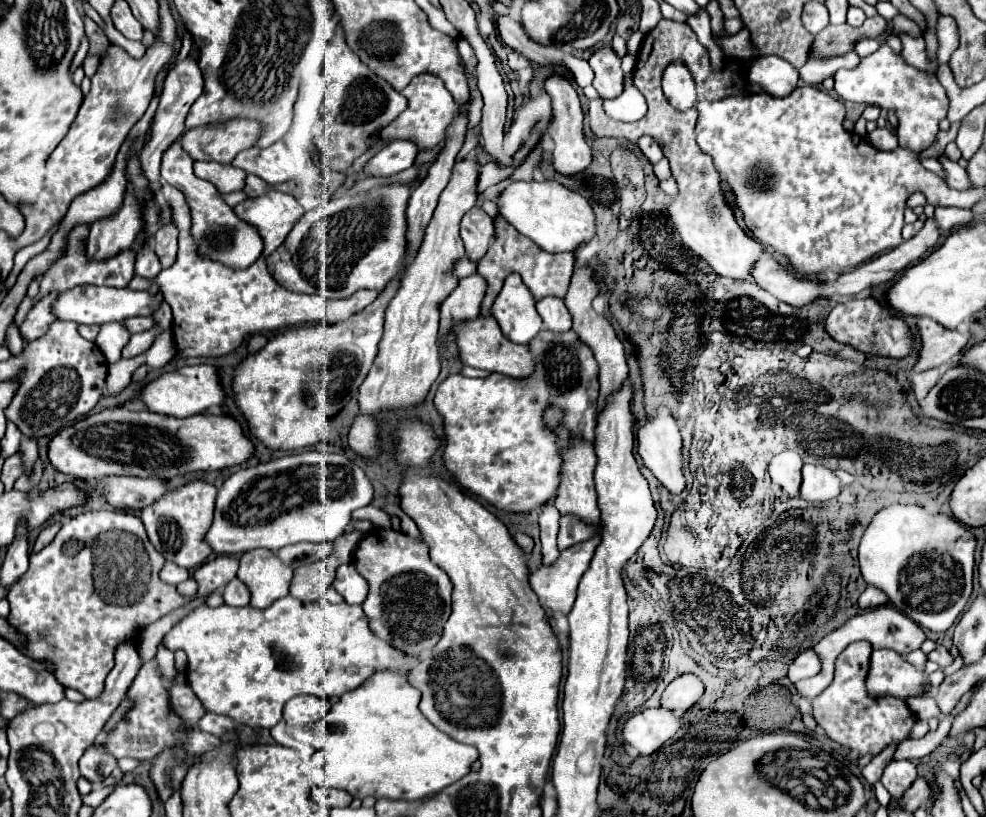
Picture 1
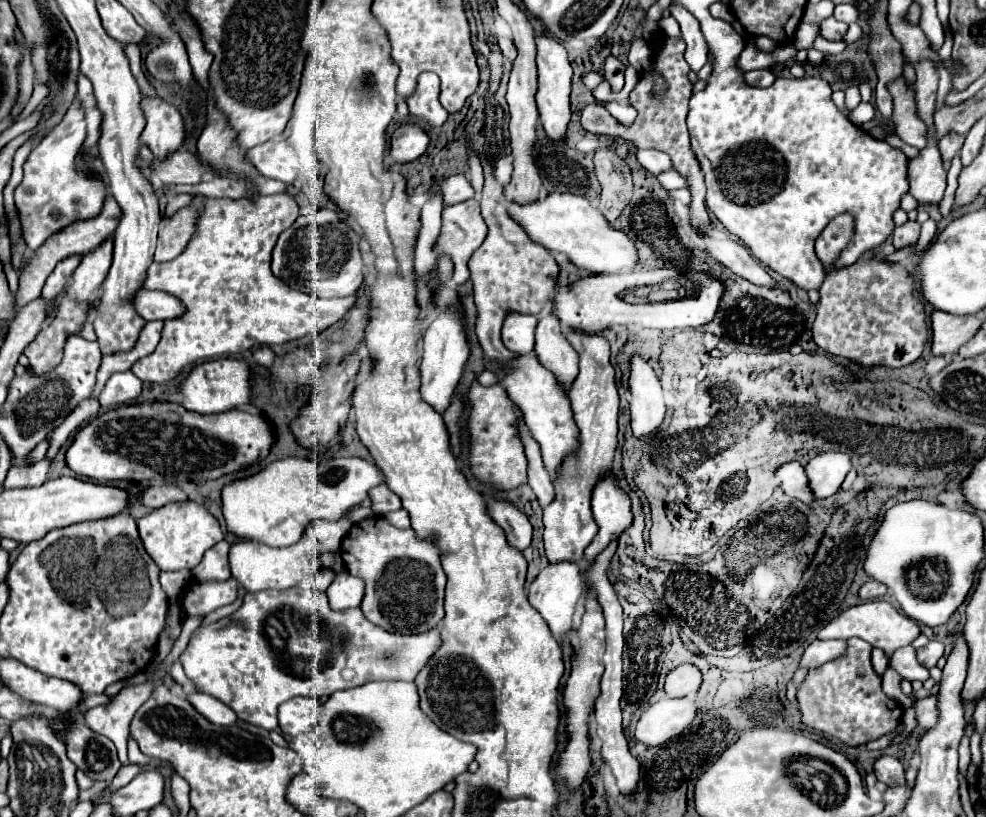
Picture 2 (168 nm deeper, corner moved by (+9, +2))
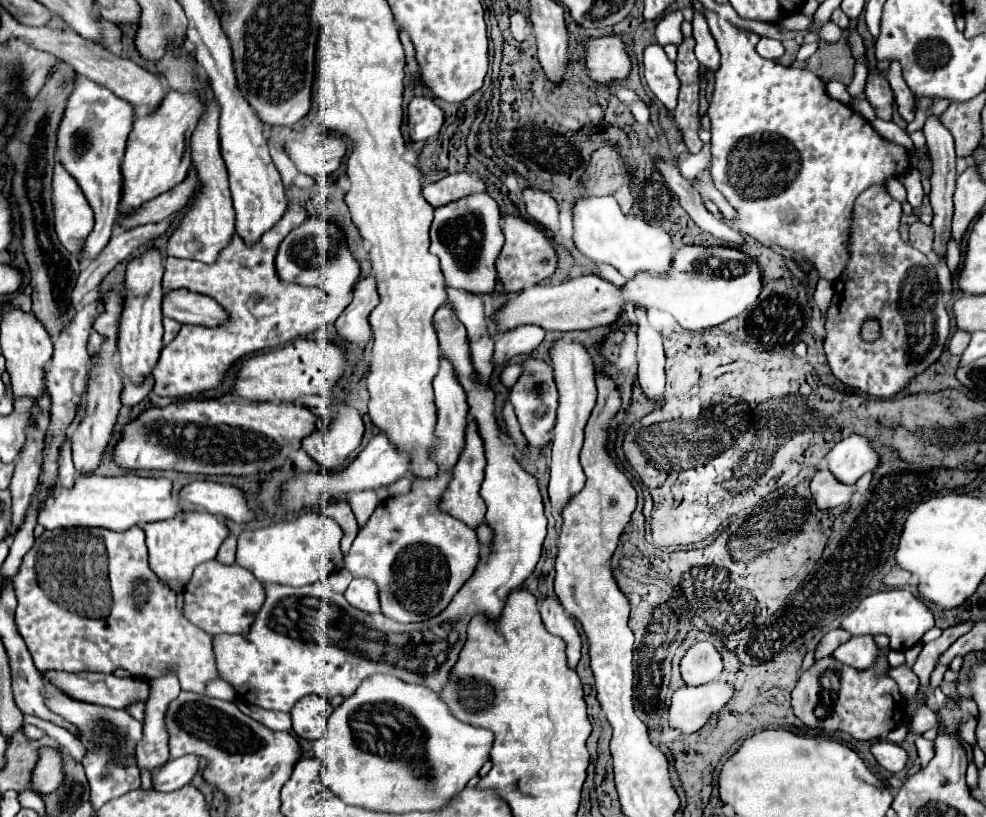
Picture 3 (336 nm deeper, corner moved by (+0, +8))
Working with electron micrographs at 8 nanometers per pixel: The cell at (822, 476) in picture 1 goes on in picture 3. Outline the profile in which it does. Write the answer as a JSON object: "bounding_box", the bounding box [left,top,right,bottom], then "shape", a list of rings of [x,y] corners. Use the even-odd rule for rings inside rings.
{"bounding_box":[825,434,879,484],"shape":[[[851,434],[849,438],[837,442],[833,450],[825,456],[827,468],[841,484],[855,484],[865,472],[873,472],[879,464],[879,454],[865,442],[865,438],[859,438],[857,434]]]}

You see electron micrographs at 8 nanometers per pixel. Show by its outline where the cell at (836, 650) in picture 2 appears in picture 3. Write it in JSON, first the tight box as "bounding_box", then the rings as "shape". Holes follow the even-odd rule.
{"bounding_box":[831,636,887,670],"shape":[[[851,636],[847,642],[843,642],[839,648],[835,648],[831,658],[839,660],[847,666],[865,670],[865,668],[869,668],[869,664],[873,664],[873,658],[877,654],[887,654],[887,652],[877,648],[877,644],[873,642],[873,636]]]}

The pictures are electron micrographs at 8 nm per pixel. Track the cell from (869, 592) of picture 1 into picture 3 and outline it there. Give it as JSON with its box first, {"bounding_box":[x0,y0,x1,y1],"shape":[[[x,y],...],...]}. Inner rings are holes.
{"bounding_box":[883,568,911,588],"shape":[[[893,568],[893,570],[883,578],[883,584],[885,584],[885,586],[891,586],[891,588],[901,588],[901,586],[909,584],[909,578],[911,578],[909,572]]]}

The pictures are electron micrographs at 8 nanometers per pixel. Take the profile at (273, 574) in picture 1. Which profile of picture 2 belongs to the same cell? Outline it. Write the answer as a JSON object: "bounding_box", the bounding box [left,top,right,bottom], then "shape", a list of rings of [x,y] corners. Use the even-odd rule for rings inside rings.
{"bounding_box":[228,520,352,592],"shape":[[[314,520],[312,524],[308,524],[300,542],[286,546],[286,548],[274,548],[274,546],[266,546],[254,540],[240,540],[232,544],[230,554],[228,554],[232,578],[236,578],[246,592],[260,592],[260,590],[270,590],[270,588],[272,590],[292,588],[302,580],[304,574],[314,574],[320,568],[320,564],[316,562],[320,554],[340,550],[340,542],[344,534],[350,530],[350,526],[352,522],[348,520],[338,520],[338,522]]]}

